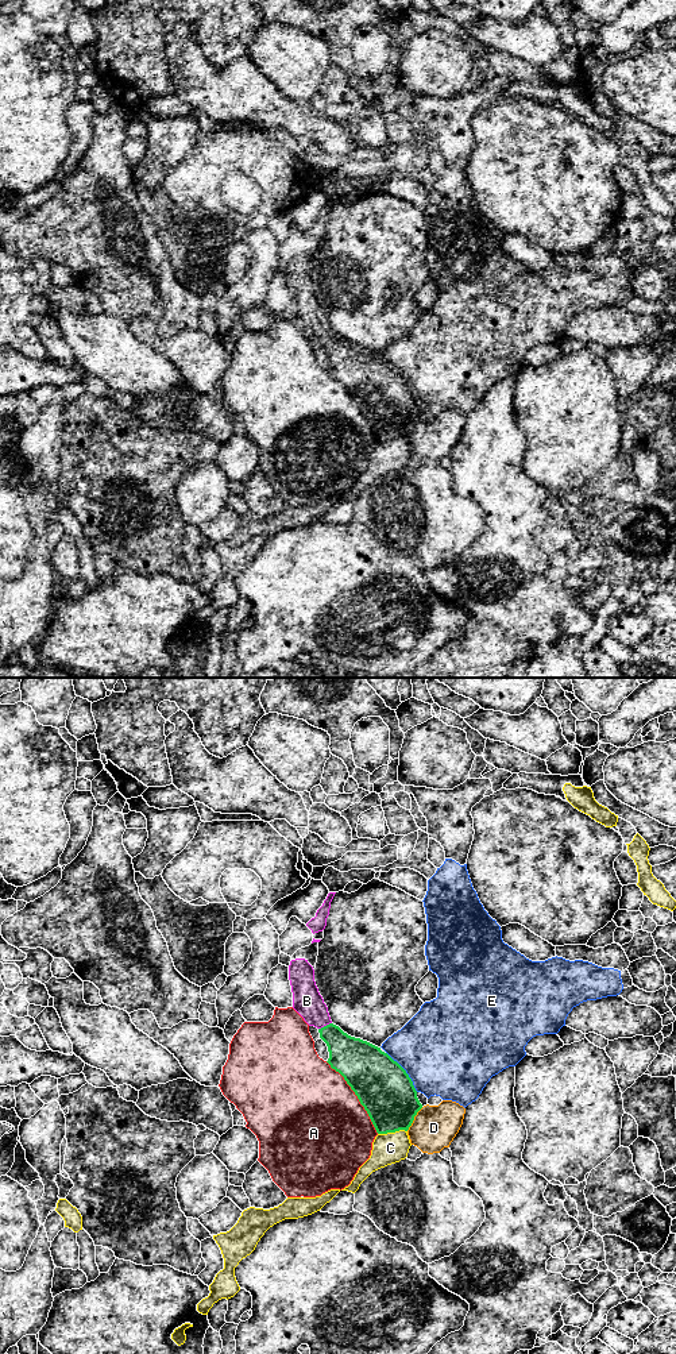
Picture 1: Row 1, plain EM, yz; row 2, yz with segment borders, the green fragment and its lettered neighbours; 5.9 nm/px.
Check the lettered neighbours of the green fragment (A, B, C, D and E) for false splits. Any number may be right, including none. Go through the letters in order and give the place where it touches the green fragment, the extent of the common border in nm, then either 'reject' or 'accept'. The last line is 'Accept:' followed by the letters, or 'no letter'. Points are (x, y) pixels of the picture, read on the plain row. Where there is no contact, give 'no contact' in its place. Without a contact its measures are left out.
A: contact yz (356, 404); length 550 nm; reject
B: contact yz (324, 335); length 90 nm; accept
C: contact yz (391, 440); length 180 nm; reject
D: contact yz (413, 428); length 170 nm; reject
E: contact yz (405, 381); length 300 nm; reject
Accept: B

